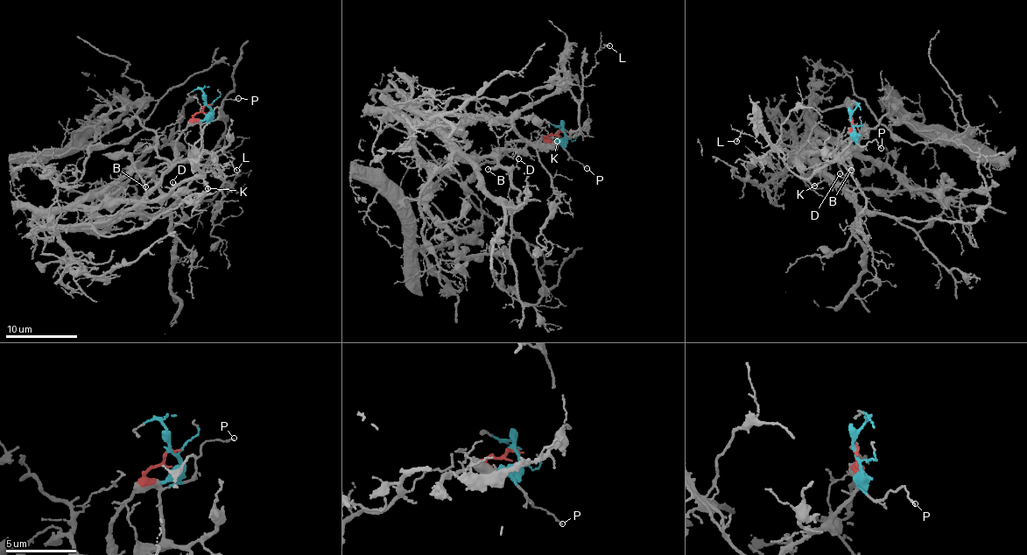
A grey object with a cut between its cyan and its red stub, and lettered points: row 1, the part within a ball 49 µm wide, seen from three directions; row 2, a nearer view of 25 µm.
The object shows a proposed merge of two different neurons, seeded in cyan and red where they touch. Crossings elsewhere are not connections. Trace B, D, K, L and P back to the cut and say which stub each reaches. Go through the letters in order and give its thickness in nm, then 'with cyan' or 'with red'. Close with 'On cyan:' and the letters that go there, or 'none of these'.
B: 140 nm | with red
D: 110 nm | with red
K: 110 nm | with cyan
L: 120 nm | with cyan
P: 110 nm | with cyan
On cyan: K, L, P

